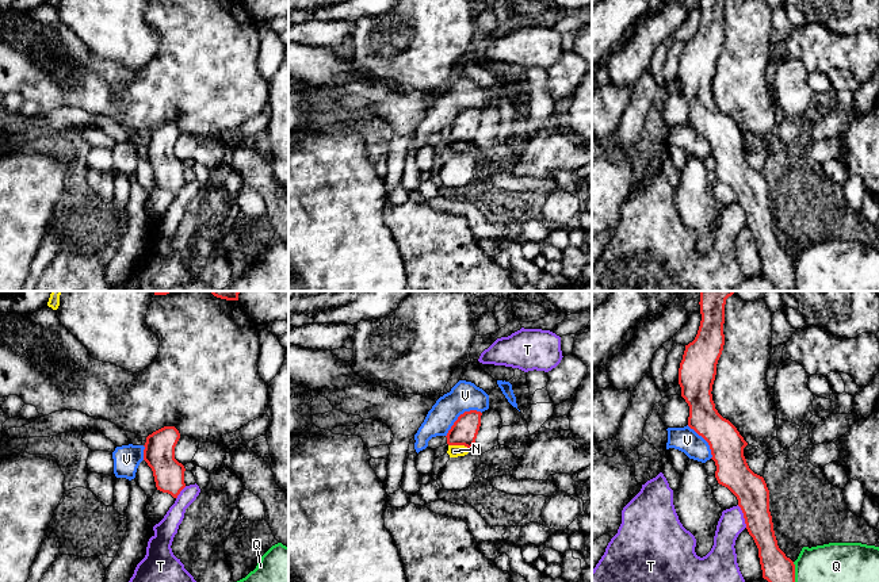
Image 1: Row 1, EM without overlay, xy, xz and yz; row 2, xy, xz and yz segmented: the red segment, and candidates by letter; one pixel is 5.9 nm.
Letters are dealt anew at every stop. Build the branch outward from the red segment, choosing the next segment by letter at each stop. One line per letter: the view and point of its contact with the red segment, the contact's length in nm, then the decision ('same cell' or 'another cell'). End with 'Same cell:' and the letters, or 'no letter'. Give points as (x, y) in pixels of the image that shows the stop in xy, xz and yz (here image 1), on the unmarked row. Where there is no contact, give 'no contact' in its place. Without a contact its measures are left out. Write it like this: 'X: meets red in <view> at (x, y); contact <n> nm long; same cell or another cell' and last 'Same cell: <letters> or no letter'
N: meets red in xz at (459, 141); contact 130 nm long; another cell
Q: meets red in yz at (794, 275); contact 190 nm long; another cell
T: meets red in yz at (744, 213); contact 150 nm long; another cell
V: meets red in xz at (459, 113); contact 260 nm long; another cell
Same cell: no letter

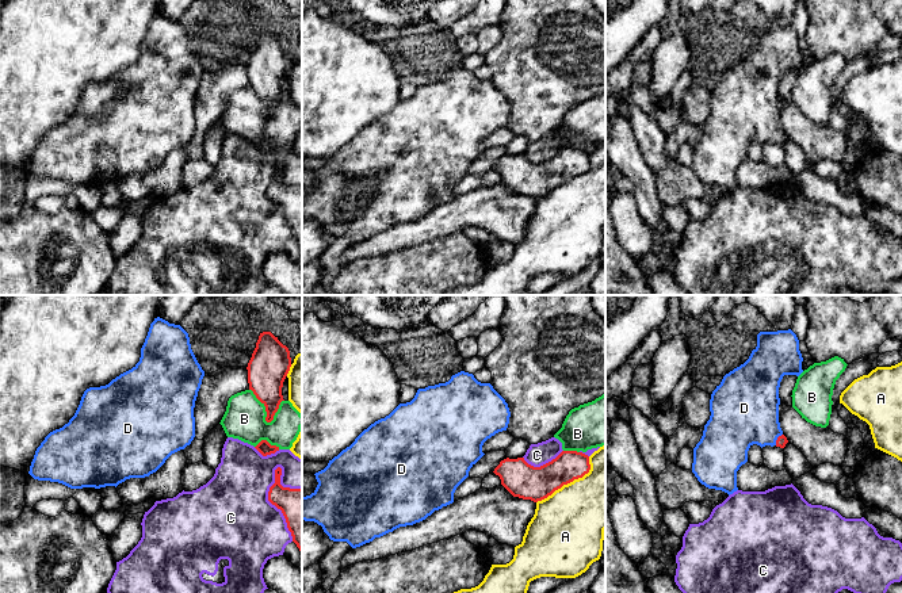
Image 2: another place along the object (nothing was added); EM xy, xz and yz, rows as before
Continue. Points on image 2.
A: meets red in xz at (569, 179); contact 420 nm long; another cell
B: meets red in xy at (264, 102); contact 240 nm long; another cell
C: meets red in xz at (543, 161); contact 240 nm long; another cell
D: meets red in yz at (778, 136); contact 80 nm long; same cell
Same cell: D

